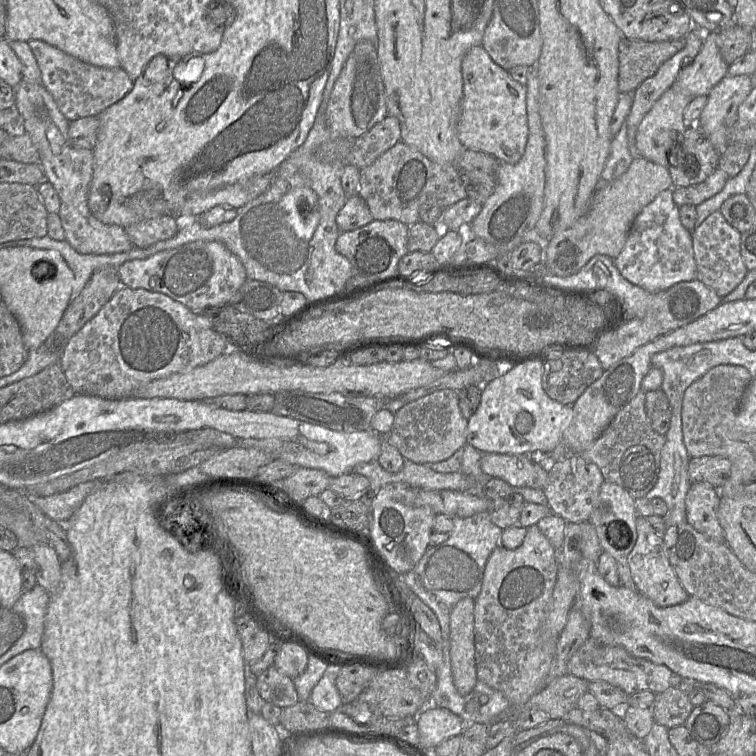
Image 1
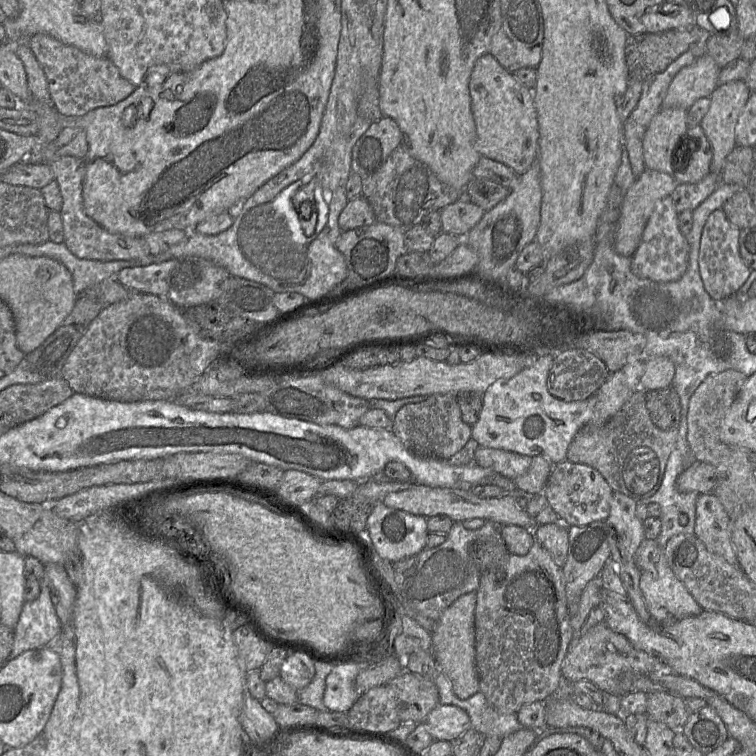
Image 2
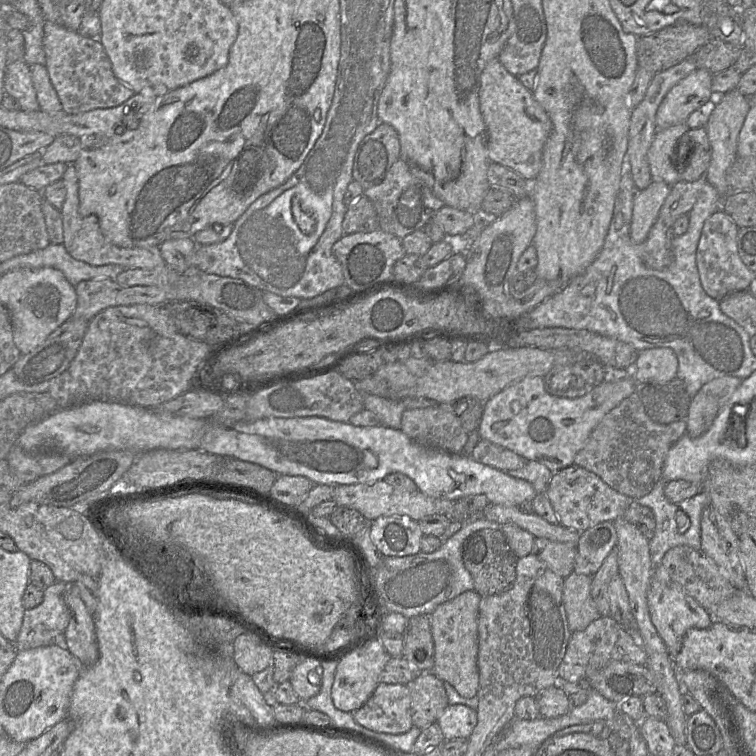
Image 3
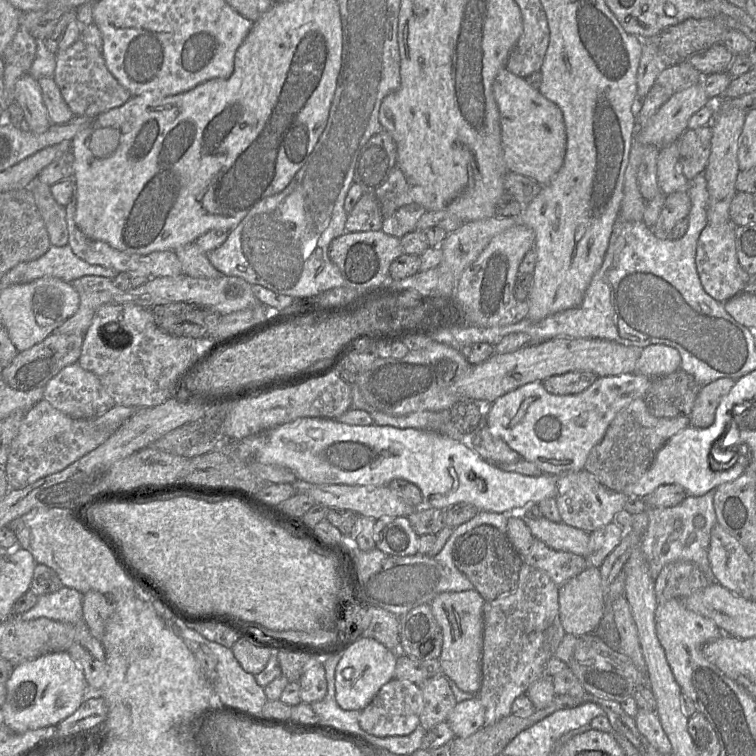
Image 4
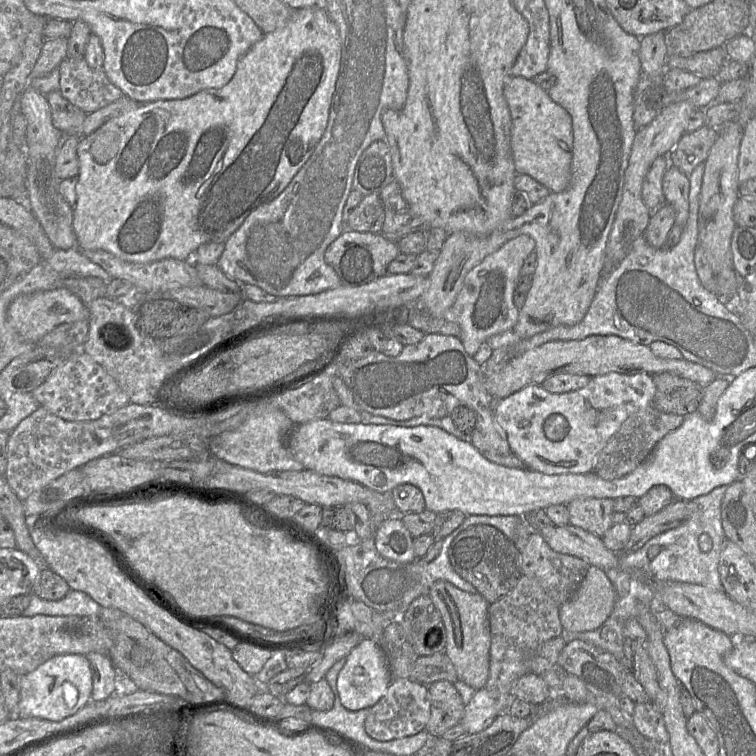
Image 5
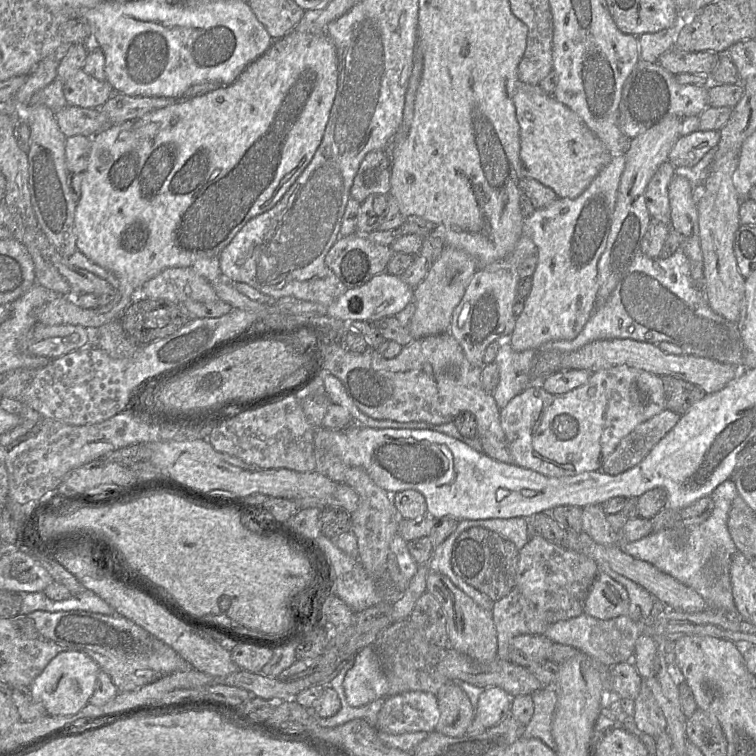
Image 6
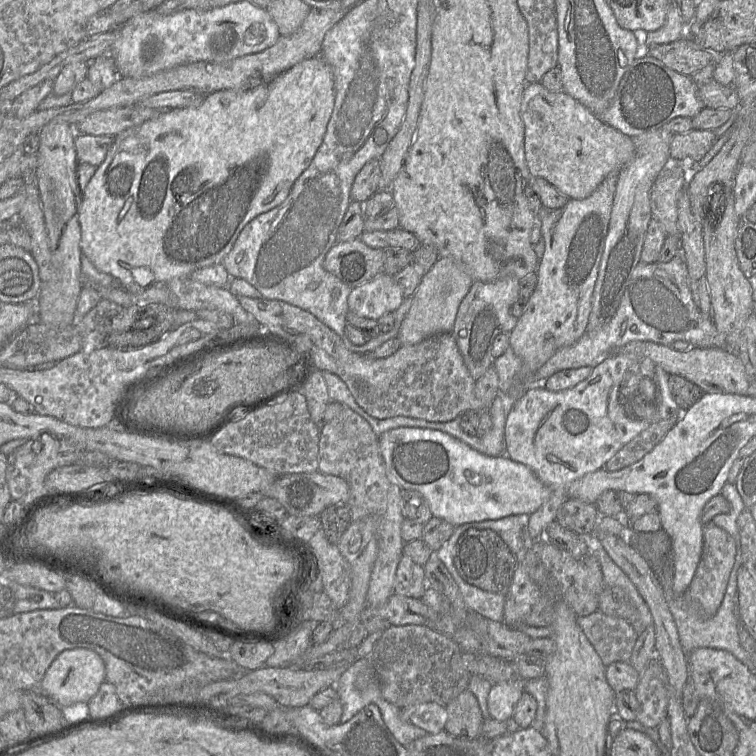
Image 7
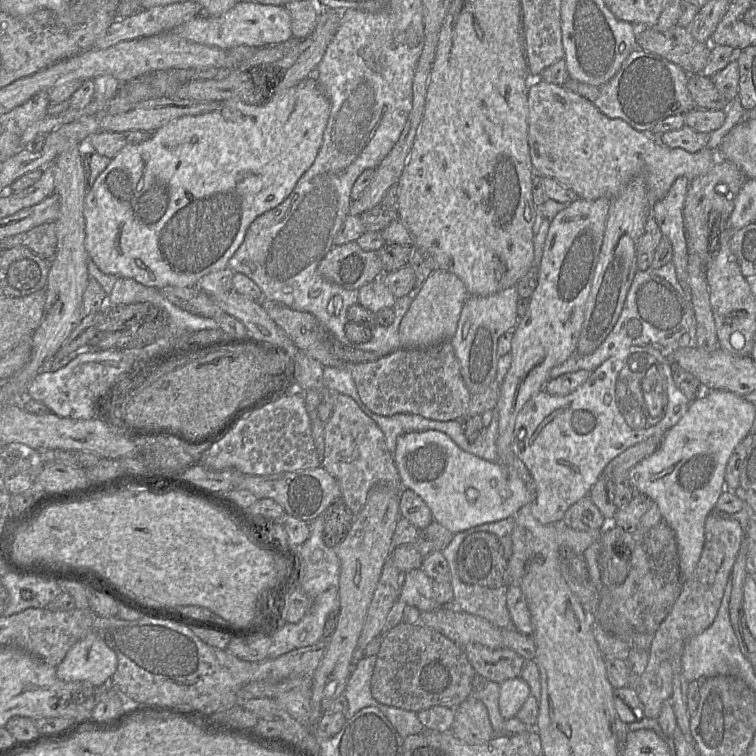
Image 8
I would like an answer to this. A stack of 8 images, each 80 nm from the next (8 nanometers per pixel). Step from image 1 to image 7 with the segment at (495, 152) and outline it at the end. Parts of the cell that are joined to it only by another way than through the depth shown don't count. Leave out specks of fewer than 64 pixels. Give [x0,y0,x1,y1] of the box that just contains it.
[520,82,635,199]

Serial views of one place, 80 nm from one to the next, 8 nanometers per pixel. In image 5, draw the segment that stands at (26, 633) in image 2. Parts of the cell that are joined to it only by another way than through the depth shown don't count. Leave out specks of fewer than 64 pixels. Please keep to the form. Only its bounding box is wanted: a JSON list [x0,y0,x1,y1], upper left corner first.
[22,590,101,617]

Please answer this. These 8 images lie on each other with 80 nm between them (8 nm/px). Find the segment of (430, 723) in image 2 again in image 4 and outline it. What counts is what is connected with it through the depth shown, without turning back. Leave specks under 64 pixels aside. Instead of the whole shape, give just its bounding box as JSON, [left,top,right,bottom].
[446,696,485,738]

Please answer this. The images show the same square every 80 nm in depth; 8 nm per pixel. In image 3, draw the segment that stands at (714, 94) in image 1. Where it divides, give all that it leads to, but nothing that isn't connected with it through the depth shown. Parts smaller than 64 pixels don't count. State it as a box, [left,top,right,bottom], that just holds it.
[705,89,750,198]

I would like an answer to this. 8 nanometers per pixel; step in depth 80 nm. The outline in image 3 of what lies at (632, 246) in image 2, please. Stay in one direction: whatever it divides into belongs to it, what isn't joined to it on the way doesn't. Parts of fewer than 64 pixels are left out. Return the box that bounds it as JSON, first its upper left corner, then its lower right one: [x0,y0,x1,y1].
[630,180,671,244]

